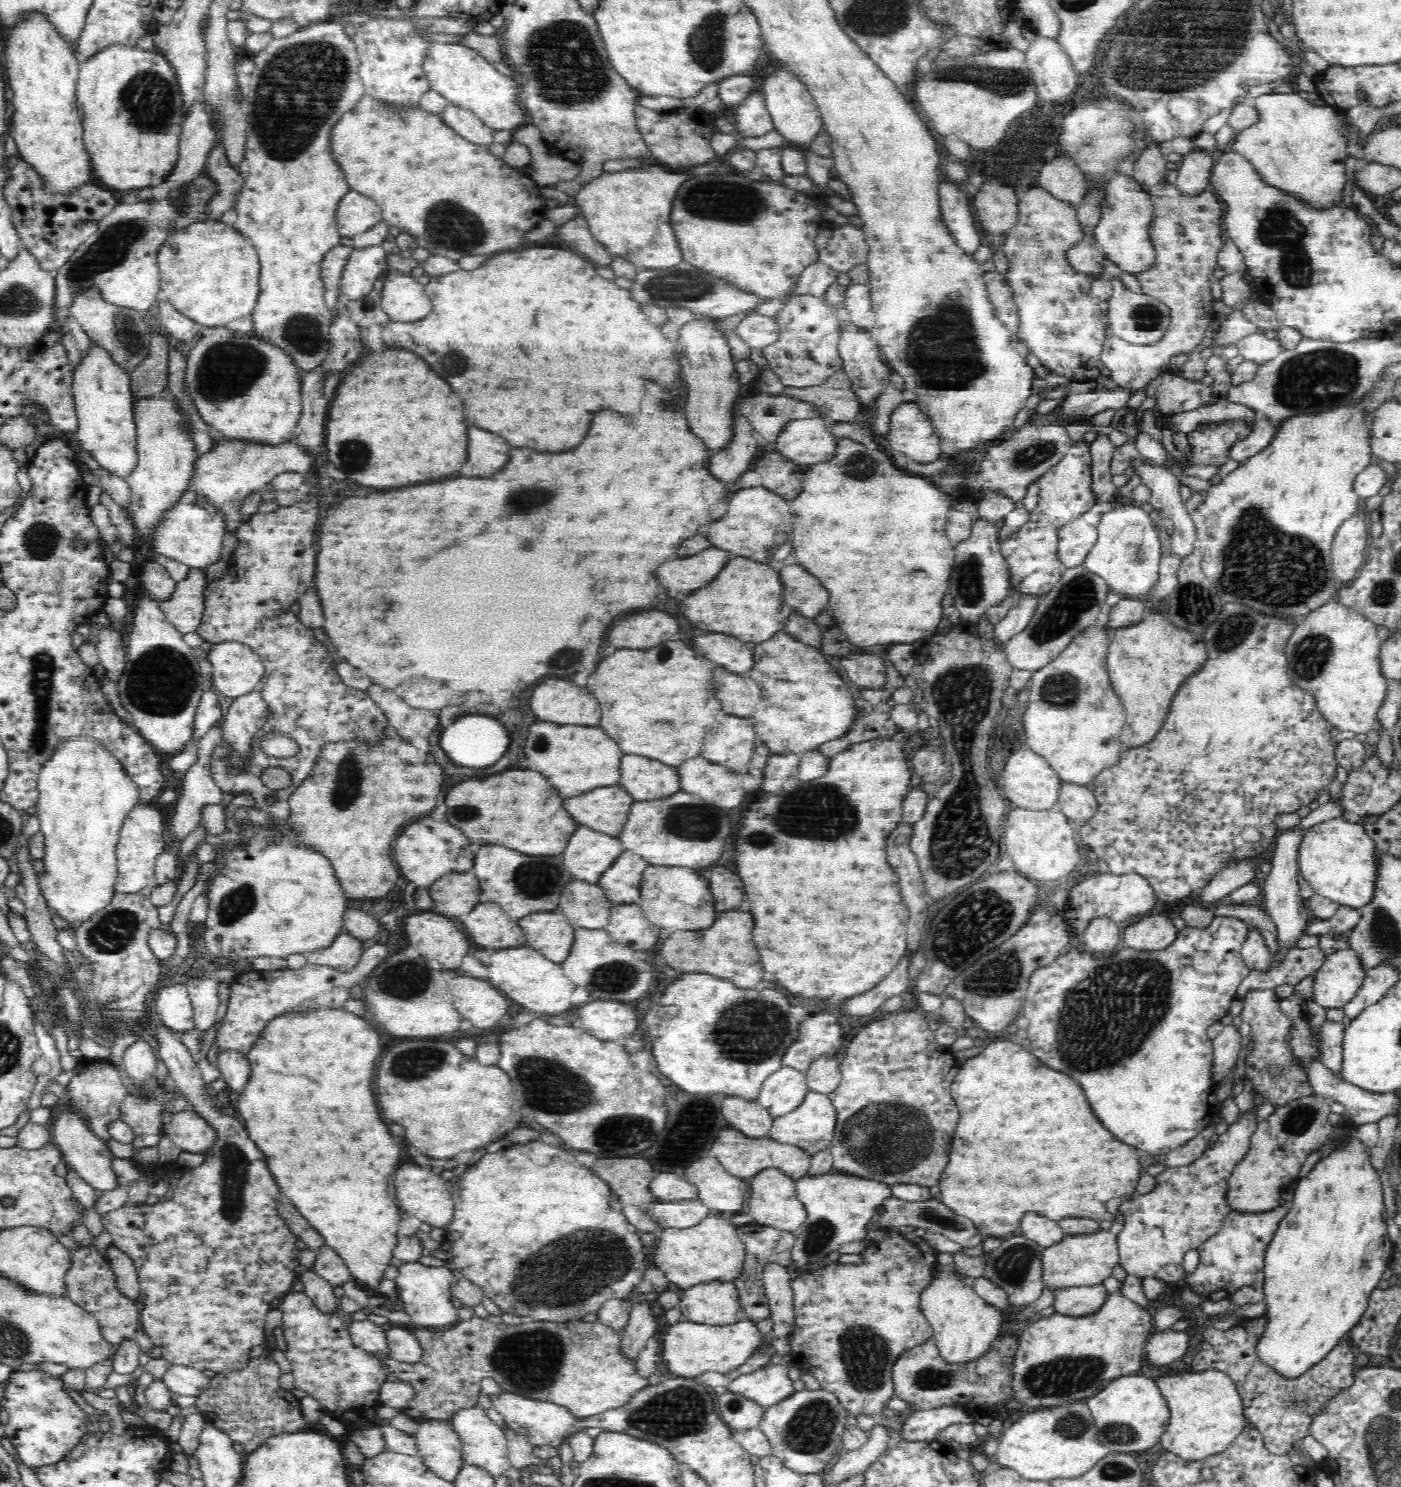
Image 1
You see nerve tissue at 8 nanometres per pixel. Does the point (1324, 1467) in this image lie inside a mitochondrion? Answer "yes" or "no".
no

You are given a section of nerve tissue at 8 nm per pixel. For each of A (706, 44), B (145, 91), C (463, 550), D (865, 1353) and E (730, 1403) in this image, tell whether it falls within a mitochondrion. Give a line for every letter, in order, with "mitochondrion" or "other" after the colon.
A: mitochondrion
B: mitochondrion
C: other
D: mitochondrion
E: mitochondrion

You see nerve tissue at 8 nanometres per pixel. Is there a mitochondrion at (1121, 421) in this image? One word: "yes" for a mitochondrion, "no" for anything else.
no

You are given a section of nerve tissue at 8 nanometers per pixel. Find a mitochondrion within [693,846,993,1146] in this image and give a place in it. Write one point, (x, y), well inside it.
(750, 1032)

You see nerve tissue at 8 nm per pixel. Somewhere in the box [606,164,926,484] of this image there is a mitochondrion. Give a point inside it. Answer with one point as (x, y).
(737, 202)

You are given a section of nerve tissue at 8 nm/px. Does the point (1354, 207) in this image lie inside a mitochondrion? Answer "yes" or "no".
no

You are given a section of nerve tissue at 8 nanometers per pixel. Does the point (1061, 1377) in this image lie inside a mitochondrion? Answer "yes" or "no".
yes

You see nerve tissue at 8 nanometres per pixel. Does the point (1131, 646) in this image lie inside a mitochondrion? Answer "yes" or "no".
no

